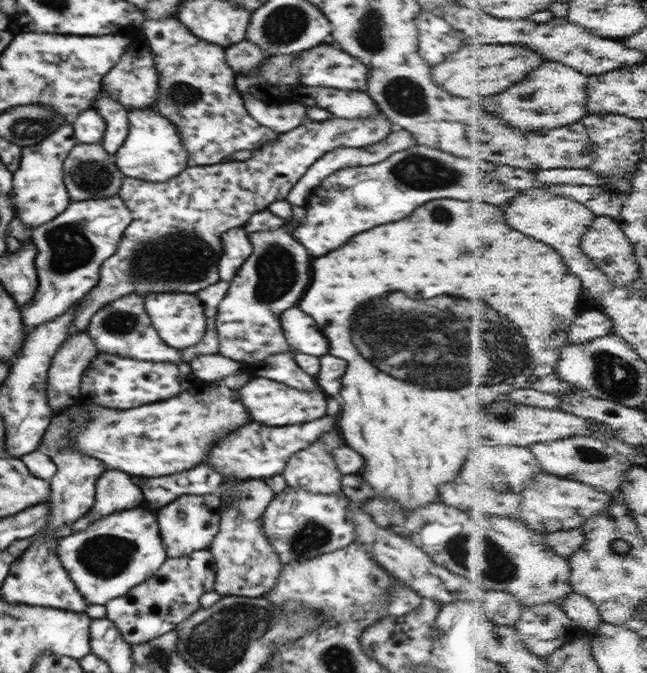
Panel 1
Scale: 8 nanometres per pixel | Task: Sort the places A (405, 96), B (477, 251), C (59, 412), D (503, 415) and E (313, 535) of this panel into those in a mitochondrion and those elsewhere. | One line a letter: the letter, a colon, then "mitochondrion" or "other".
A: mitochondrion
B: other
C: other
D: mitochondrion
E: mitochondrion

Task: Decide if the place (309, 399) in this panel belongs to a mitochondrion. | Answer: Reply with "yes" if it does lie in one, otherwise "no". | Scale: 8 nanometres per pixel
no

